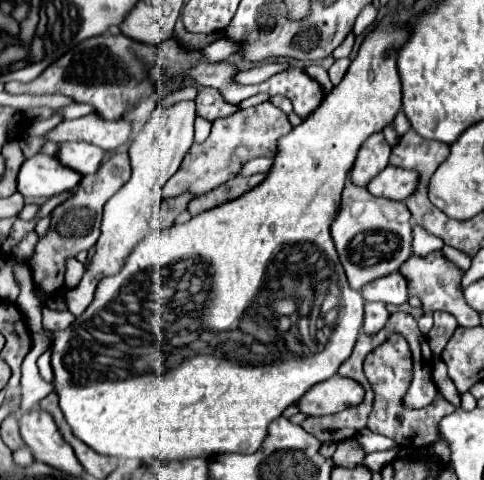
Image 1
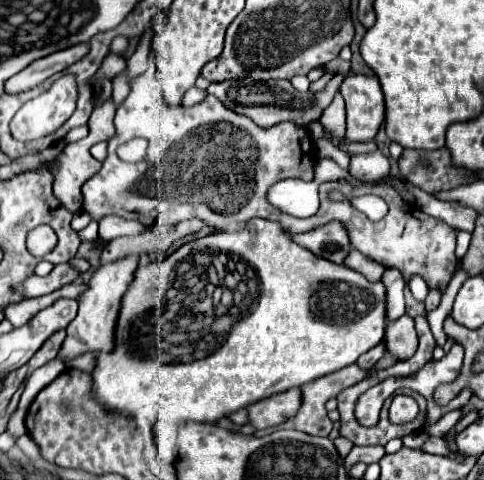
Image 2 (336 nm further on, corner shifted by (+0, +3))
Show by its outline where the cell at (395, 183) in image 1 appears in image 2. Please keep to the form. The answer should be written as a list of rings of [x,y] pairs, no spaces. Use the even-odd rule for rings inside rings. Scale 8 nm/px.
[[[381,151],[355,155],[355,157],[351,157],[349,173],[351,173],[351,177],[365,181],[365,183],[379,181],[389,175],[389,159]]]

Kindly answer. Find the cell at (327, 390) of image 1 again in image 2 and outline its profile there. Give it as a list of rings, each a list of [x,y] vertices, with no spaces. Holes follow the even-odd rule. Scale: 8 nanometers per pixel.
[[[289,389],[269,399],[249,405],[249,421],[257,429],[275,427],[287,421],[301,407],[301,389]]]

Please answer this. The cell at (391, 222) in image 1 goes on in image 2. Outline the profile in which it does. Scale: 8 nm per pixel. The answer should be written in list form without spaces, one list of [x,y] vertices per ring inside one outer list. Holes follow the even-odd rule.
[[[331,221],[329,225],[321,225],[313,231],[293,235],[293,241],[333,263],[343,263],[349,251],[353,251],[349,243],[349,231],[345,225],[341,225],[341,221]]]

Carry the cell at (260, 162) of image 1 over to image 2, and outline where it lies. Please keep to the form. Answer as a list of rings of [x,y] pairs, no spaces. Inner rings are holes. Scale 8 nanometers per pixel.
[[[319,159],[319,163],[315,163],[313,169],[315,169],[317,183],[339,181],[339,179],[345,179],[345,175],[347,175],[343,169],[339,169],[339,165],[333,159]]]

